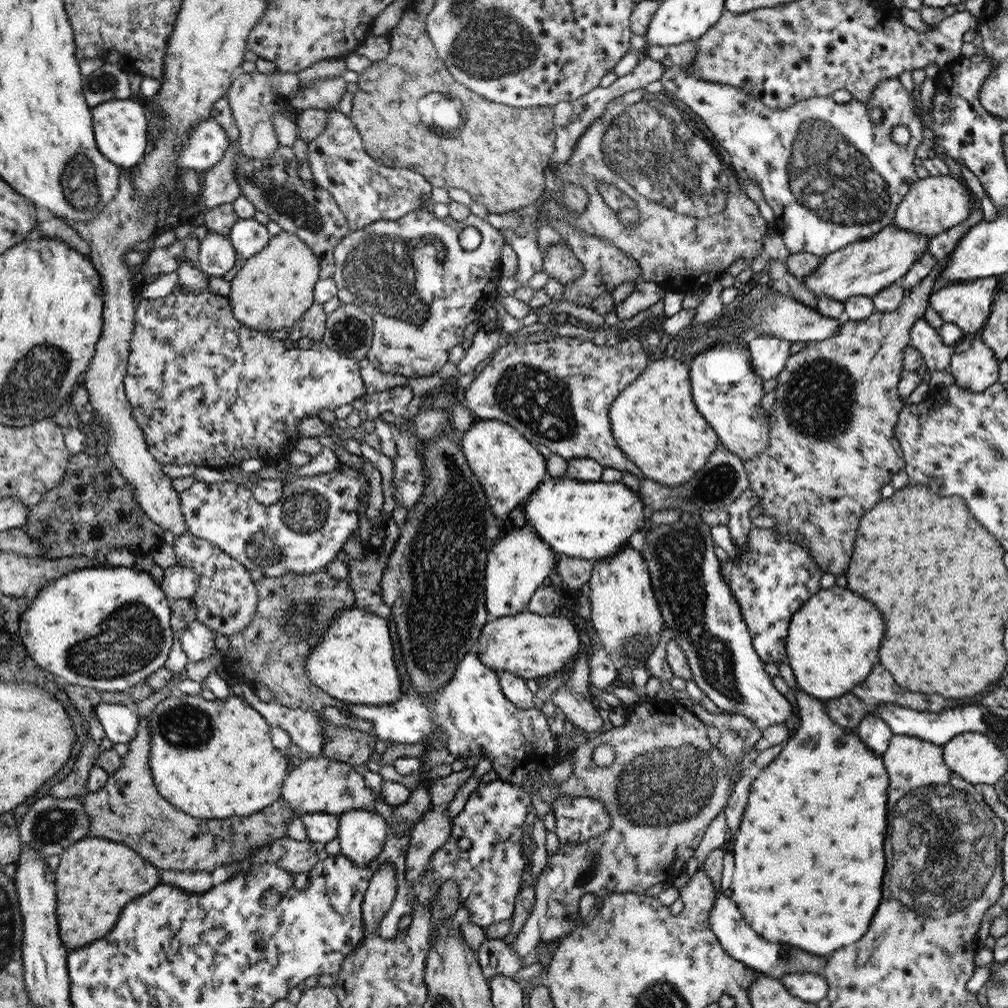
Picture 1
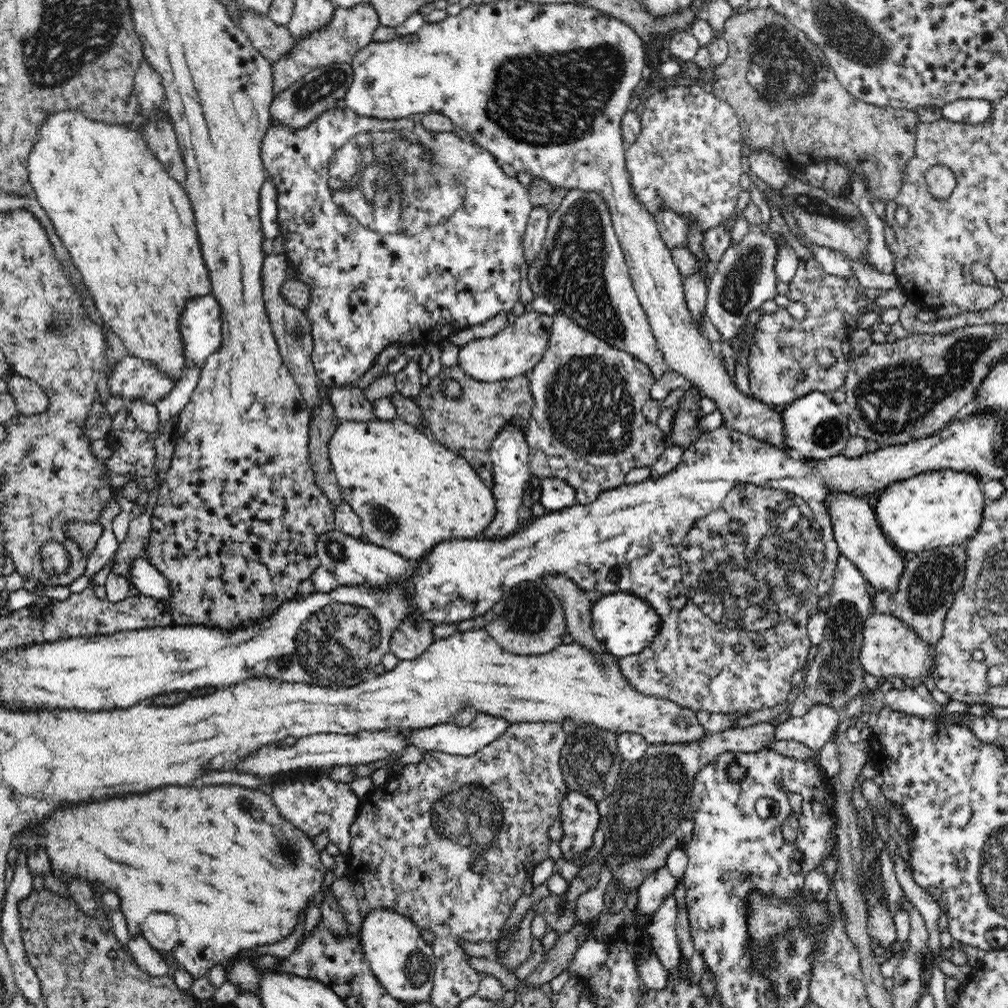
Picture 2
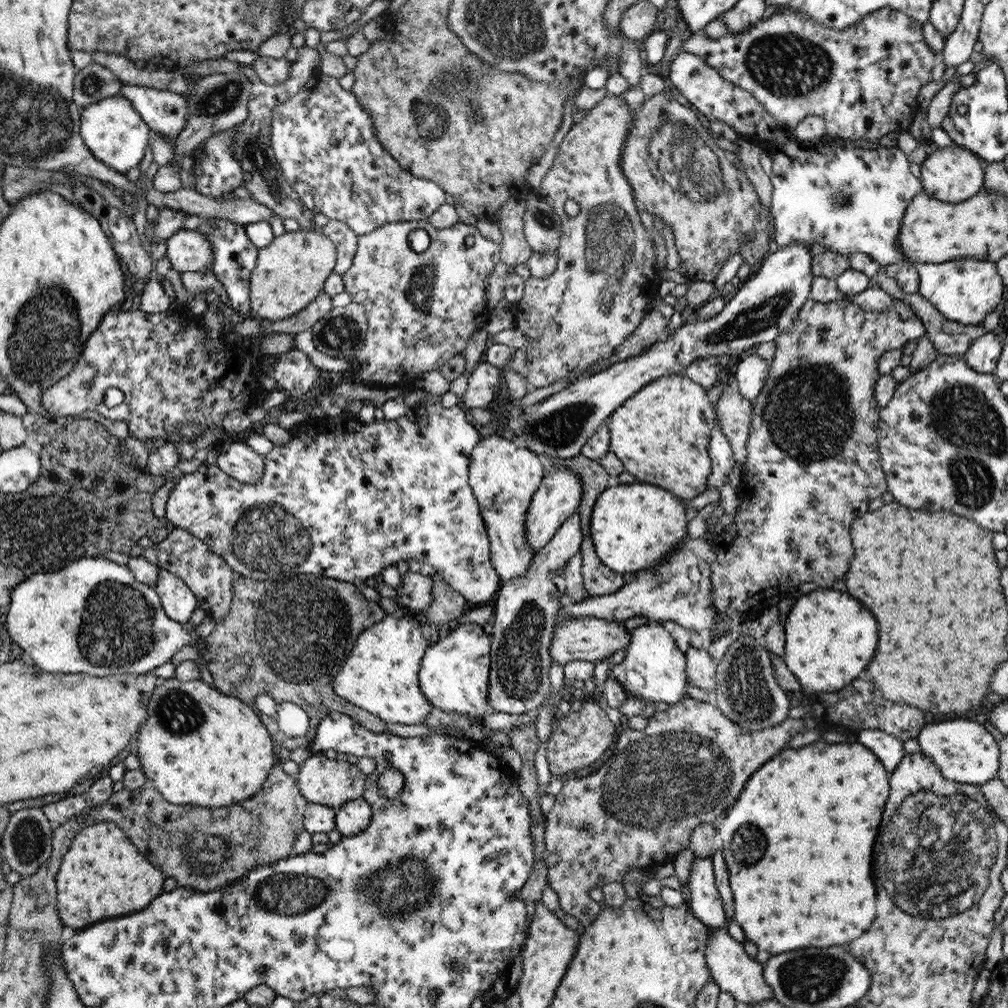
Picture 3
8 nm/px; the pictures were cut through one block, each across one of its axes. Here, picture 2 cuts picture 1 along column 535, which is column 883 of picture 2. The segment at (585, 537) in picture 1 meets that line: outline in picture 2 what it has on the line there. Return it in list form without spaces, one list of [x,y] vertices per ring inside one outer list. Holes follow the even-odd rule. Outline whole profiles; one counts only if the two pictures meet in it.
[[[926,470],[918,476],[892,482],[873,499],[873,509],[880,529],[884,531],[888,541],[900,551],[919,553],[948,545],[966,545],[975,536],[984,518],[982,510],[987,499],[982,485],[976,474],[966,471]]]

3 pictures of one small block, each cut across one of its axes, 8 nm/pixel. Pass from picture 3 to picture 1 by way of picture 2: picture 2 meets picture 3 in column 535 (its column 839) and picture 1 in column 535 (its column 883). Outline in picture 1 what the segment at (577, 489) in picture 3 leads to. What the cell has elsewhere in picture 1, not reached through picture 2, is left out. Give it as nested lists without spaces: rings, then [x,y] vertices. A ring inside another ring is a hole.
[[[530,525],[502,534],[488,552],[485,570],[485,607],[489,619],[518,614],[527,608],[534,591],[543,584],[557,564],[554,551],[538,536]]]

